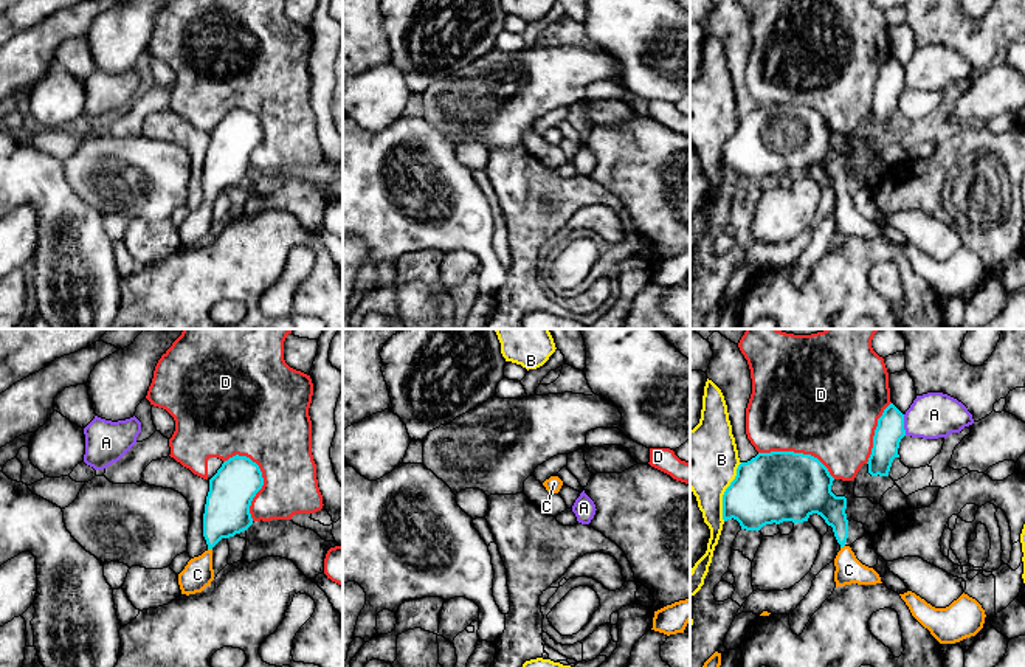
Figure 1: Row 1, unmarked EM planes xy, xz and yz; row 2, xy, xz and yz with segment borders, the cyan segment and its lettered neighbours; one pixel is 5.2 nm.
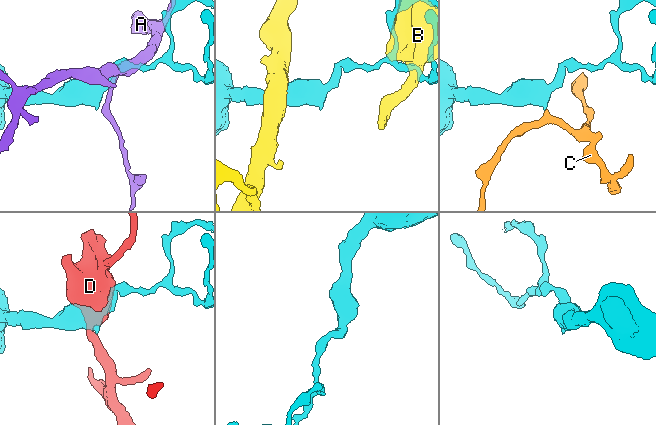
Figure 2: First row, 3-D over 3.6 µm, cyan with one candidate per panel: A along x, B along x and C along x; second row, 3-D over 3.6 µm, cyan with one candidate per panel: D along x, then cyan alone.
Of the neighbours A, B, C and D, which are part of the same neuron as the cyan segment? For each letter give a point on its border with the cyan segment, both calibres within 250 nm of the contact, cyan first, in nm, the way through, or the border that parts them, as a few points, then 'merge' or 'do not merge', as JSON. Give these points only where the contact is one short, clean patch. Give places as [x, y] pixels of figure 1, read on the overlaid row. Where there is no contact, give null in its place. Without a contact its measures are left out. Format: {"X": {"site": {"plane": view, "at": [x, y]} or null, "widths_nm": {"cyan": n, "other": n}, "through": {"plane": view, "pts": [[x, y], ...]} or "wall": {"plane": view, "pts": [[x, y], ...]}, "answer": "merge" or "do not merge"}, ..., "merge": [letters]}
{"A": {"site": {"plane": "yz", "at": [903, 425]}, "widths_nm": {"cyan": 140, "other": 240}, "answer": "do not merge"}, "B": {"site": {"plane": "yz", "at": [724, 492]}, "widths_nm": {"cyan": 360, "other": 340}, "answer": "do not merge"}, "C": {"site": {"plane": "xy", "at": [210, 548]}, "widths_nm": {"cyan": 240, "other": 160}, "through": {"plane": "xy", "pts": [[227, 512], [213, 531], [210, 548], [197, 574]]}, "answer": "merge"}, "D": {"site": {"plane": "xy", "at": [262, 483]}, "widths_nm": {"cyan": 240, "other": 360}, "answer": "do not merge"}, "merge": ["C"]}

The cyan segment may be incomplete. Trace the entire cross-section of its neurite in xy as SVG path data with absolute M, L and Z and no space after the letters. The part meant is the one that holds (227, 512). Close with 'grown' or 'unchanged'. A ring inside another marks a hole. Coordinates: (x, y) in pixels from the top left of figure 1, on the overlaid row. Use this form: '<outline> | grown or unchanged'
M233 456L209 479L203 513L203 537L208 549L188 562L178 574L181 594L202 593L214 580L212 548L253 524L250 506L262 489L259 465L247 456Z | grown

